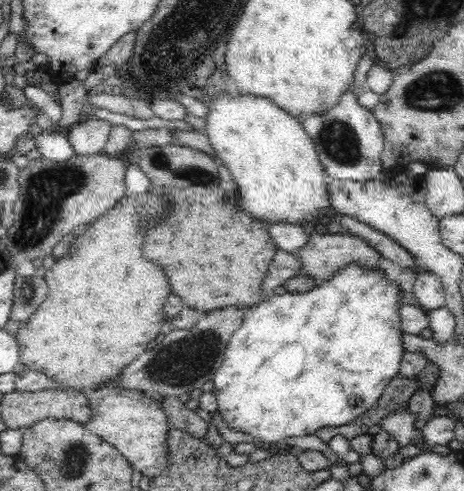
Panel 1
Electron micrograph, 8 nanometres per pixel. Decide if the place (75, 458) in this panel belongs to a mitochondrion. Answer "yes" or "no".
yes

